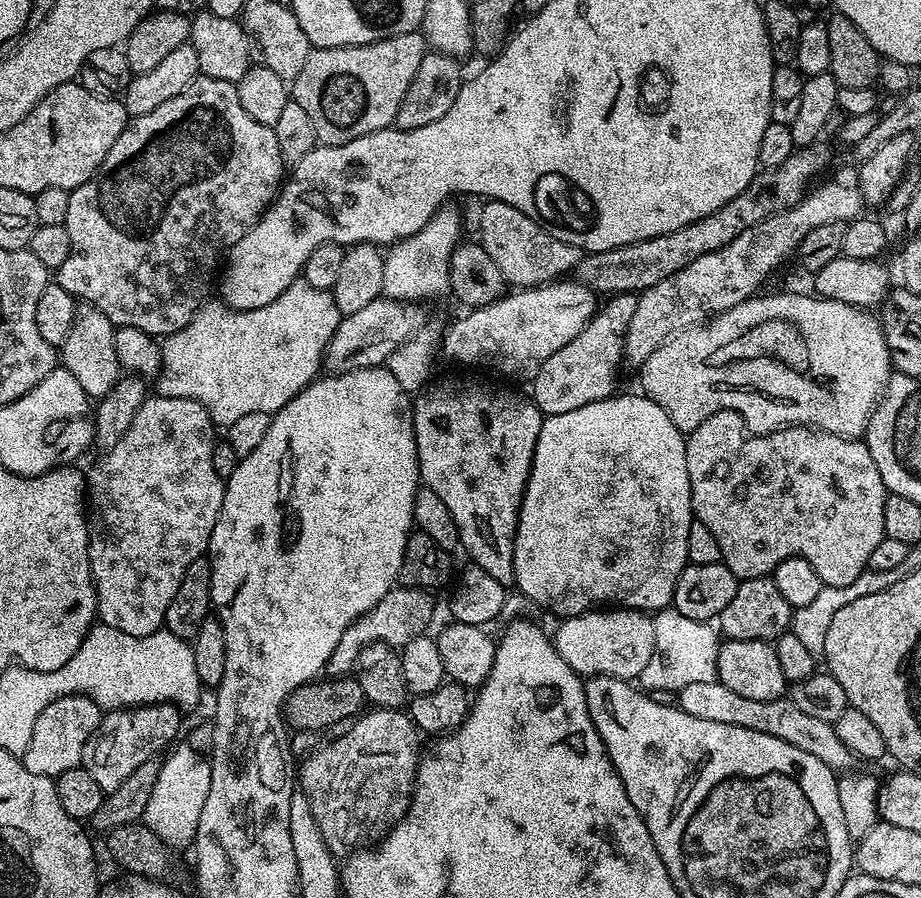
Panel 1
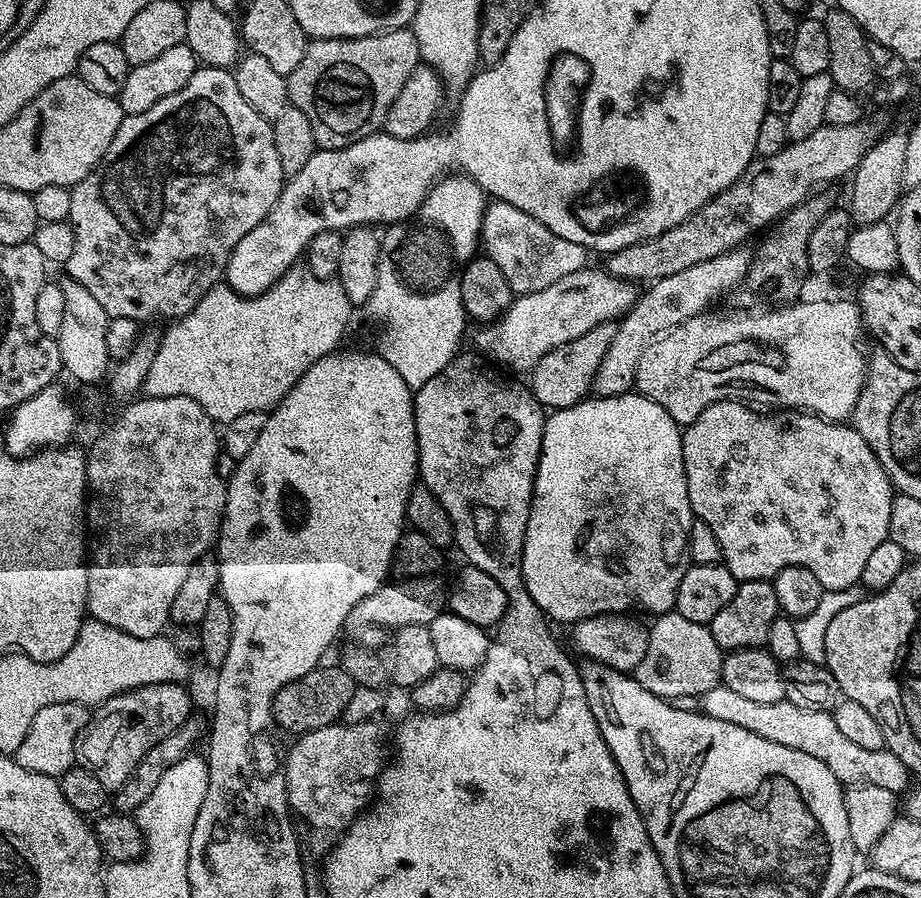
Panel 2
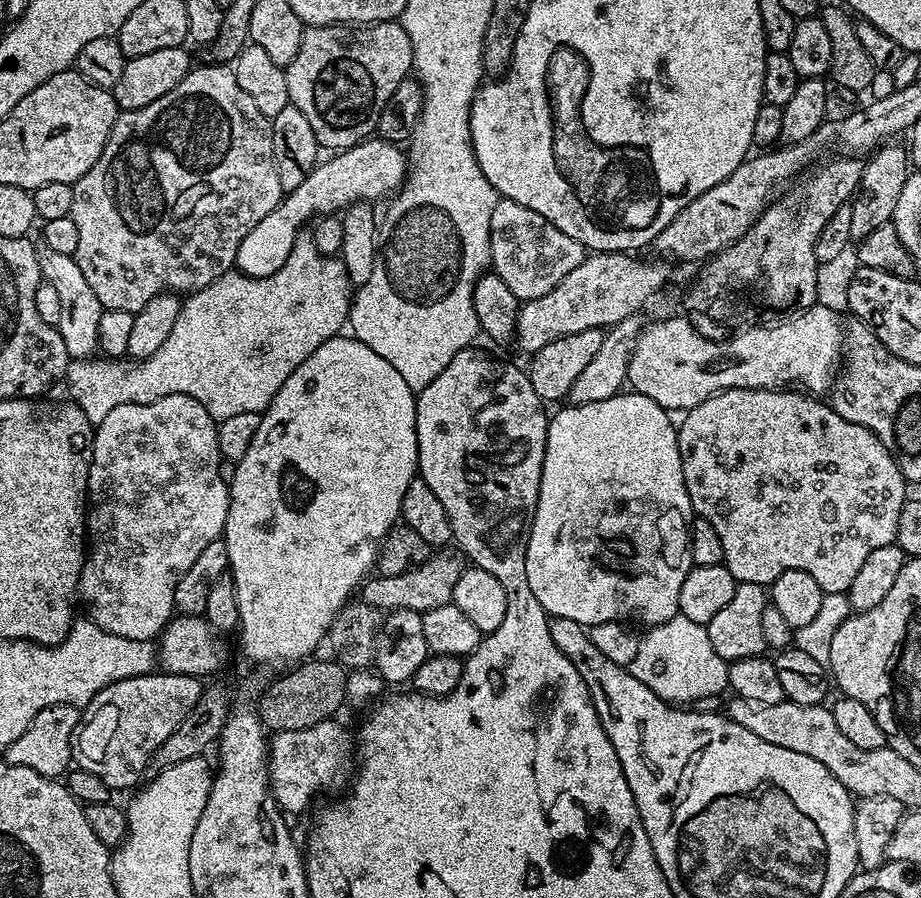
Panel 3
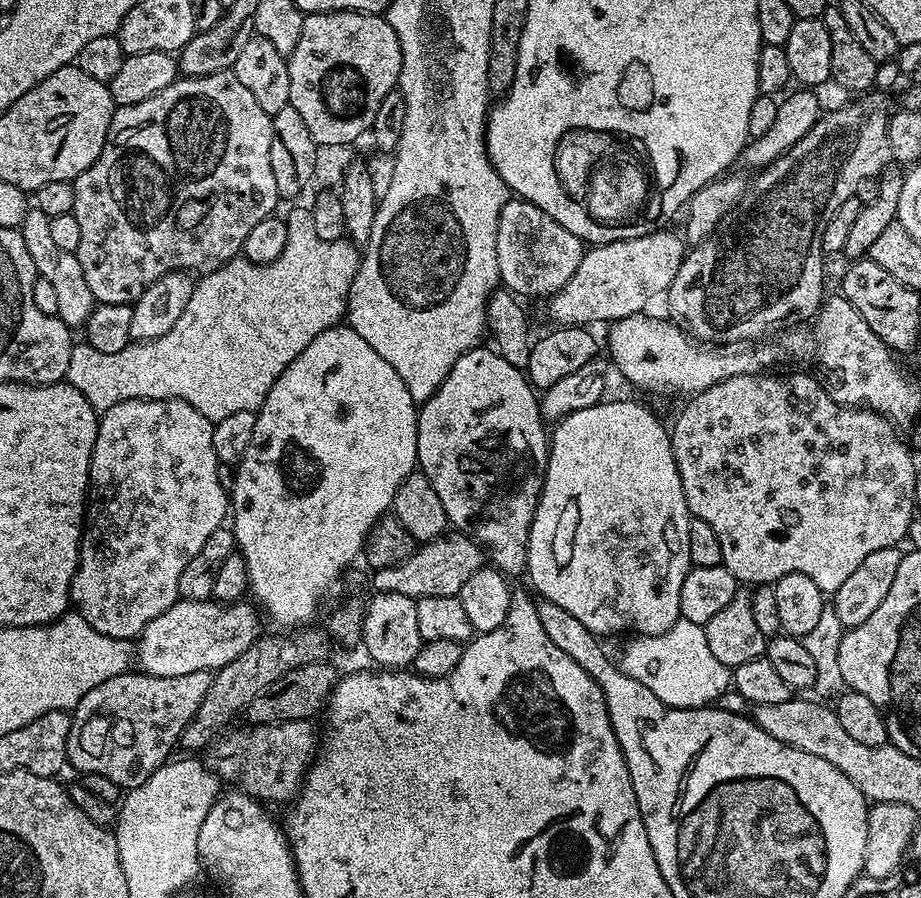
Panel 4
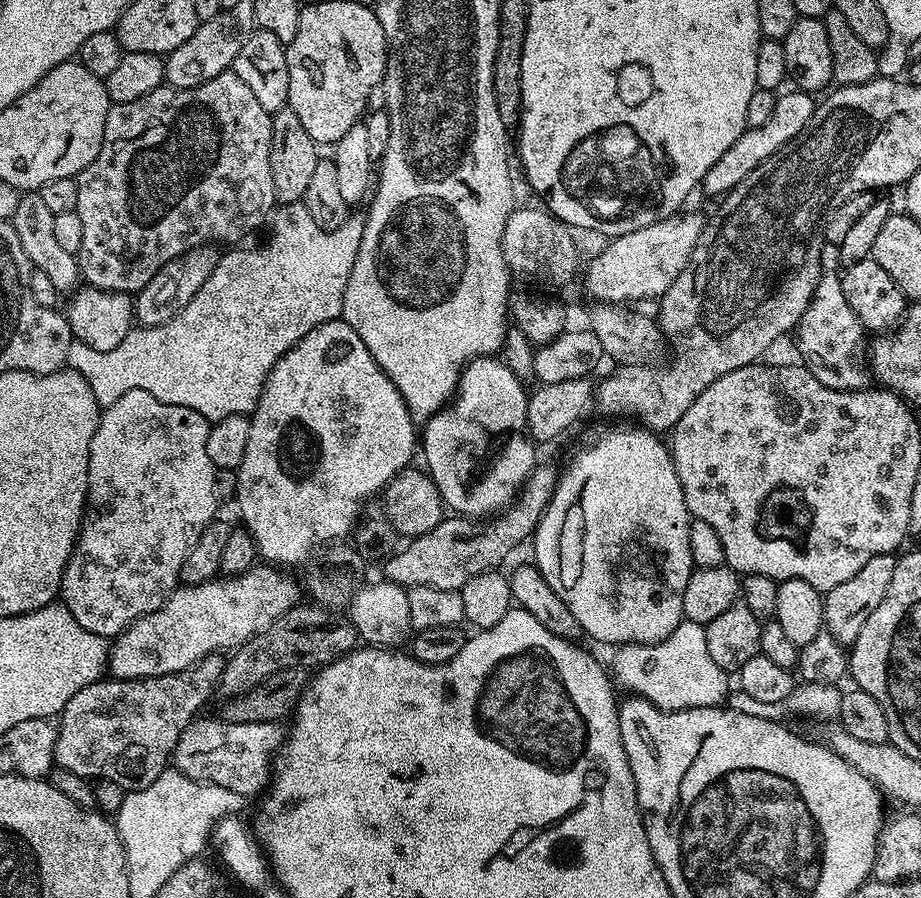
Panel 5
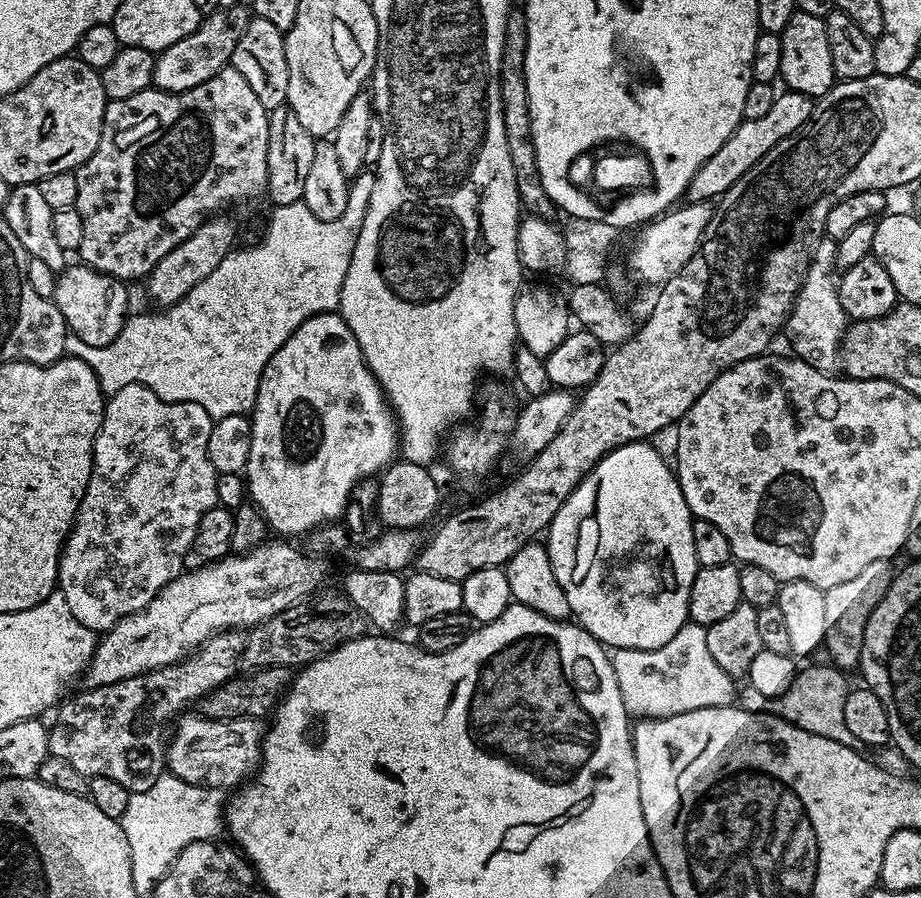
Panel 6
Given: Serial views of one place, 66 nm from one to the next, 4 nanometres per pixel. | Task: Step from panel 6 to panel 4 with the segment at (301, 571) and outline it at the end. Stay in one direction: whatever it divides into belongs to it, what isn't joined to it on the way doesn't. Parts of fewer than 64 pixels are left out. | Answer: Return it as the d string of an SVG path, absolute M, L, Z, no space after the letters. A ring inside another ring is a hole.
M177 600L170 610L158 614L158 618L140 631L134 644L134 660L139 671L158 678L178 678L178 674L194 674L194 670L212 672L234 662L238 654L245 652L262 635L261 613L251 603L244 603Z

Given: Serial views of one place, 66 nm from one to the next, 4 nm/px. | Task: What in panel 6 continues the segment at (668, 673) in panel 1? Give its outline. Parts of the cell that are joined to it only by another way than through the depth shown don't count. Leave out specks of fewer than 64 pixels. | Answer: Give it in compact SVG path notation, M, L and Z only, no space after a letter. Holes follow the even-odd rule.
M689 622L658 650L618 648L611 653L614 674L617 676L624 668L624 680L628 680L628 700L624 705L629 717L657 720L690 710L727 708L737 699L737 681L714 662L706 646L707 633L705 625Z

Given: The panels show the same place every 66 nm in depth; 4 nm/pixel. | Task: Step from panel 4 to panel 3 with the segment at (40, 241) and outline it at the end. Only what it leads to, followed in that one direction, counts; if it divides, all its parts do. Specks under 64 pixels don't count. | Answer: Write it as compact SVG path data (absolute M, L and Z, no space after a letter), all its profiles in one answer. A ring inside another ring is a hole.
M40 246L36 249L36 257L43 283L54 286L58 293L62 315L59 316L55 328L62 334L62 342L66 342L69 357L72 360L91 357L98 348L98 326L106 311L102 302L98 302L90 282L86 282L75 256L58 254L55 250Z

